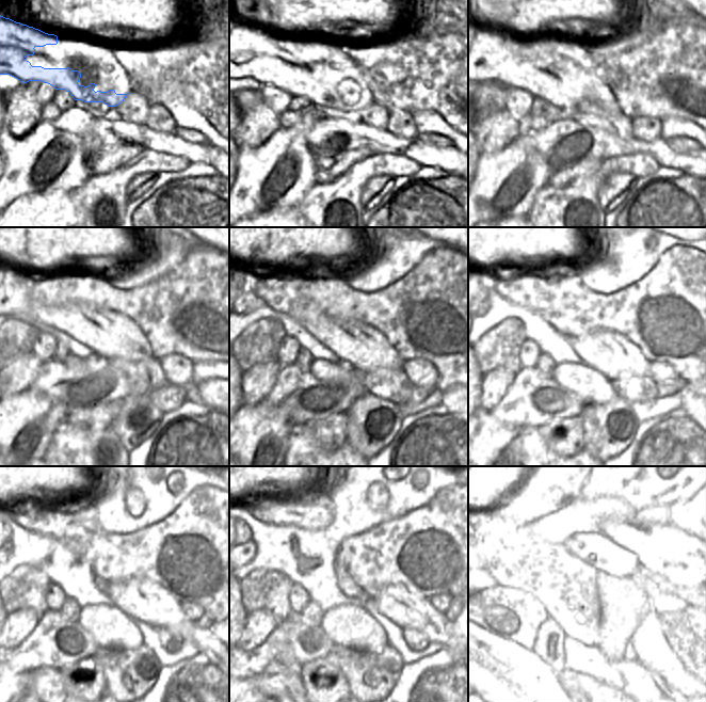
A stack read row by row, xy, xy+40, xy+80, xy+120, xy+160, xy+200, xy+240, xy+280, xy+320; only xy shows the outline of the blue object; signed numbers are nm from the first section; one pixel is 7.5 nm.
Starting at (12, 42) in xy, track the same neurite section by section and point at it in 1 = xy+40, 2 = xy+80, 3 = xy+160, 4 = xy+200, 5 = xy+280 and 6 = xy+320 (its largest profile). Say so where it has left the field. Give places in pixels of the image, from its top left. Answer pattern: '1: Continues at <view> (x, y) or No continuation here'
1: Continues at xy+40 (251, 45)
2: Continues at xy+80 (490, 46)
3: Continues at xy+160 (367, 351)
4: Continues at xy+200 (612, 354)
5: Continues at xy+280 (405, 608)
6: Continues at xy+320 (656, 610)

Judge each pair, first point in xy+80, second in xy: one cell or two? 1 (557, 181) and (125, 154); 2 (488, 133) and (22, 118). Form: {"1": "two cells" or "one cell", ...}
{"1": "one cell", "2": "one cell"}

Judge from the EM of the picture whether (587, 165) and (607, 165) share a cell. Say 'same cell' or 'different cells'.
different cells

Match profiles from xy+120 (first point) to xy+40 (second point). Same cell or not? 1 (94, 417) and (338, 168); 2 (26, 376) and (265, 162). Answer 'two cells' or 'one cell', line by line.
1: one cell
2: two cells

